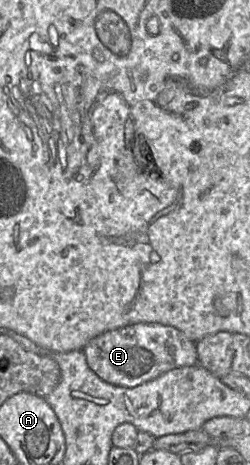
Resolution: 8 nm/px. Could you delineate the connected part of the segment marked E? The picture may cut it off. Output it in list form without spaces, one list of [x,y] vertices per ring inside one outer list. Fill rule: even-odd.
[[[140,322],[107,331],[82,349],[89,368],[102,380],[116,386],[135,387],[158,376],[198,363],[196,343],[173,326]]]

